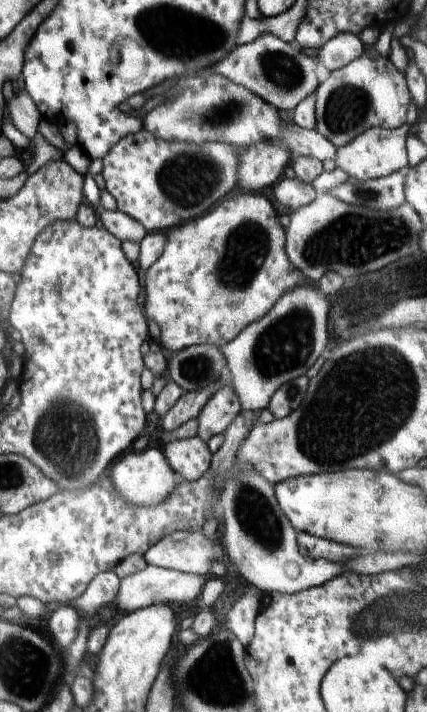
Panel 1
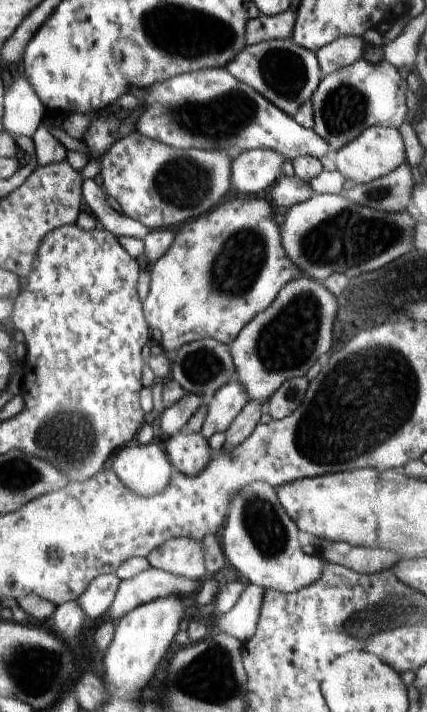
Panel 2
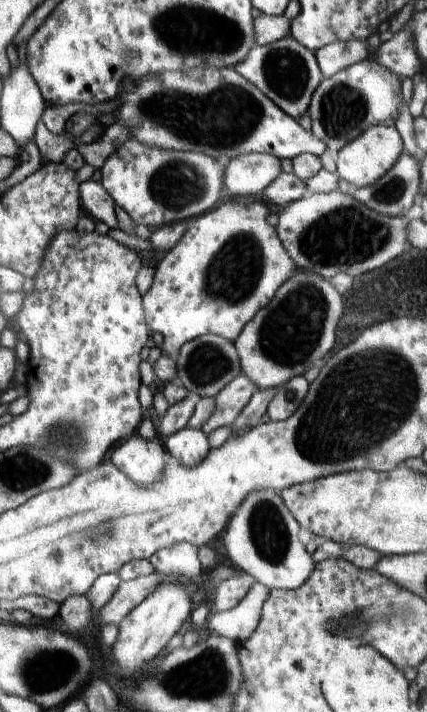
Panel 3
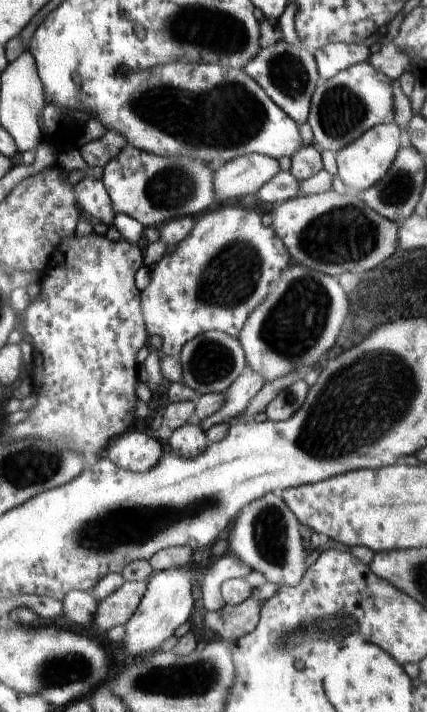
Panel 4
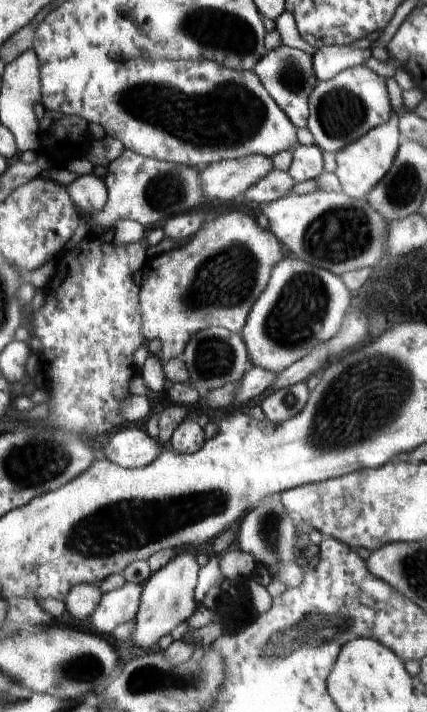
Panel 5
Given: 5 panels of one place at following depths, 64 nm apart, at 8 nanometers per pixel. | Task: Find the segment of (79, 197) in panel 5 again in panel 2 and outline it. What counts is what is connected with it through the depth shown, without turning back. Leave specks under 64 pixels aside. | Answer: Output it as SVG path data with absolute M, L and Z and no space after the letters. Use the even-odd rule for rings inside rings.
M94 179L84 180L84 200L87 209L97 218L100 226L116 233L116 236L131 236L145 241L151 228L126 213L120 213L110 206L109 193Z

